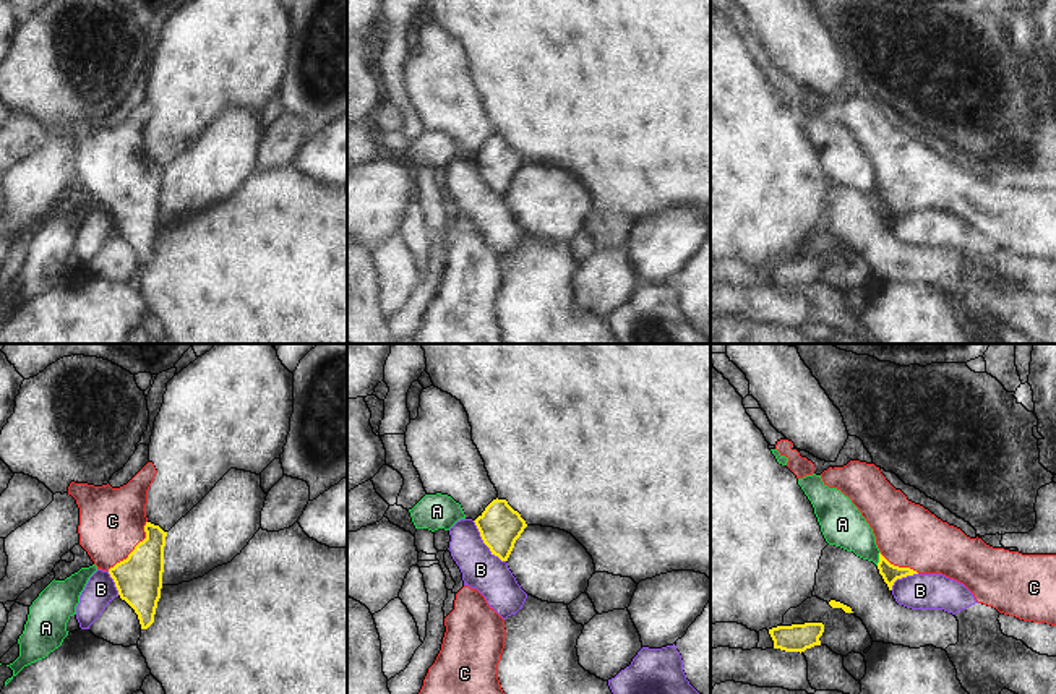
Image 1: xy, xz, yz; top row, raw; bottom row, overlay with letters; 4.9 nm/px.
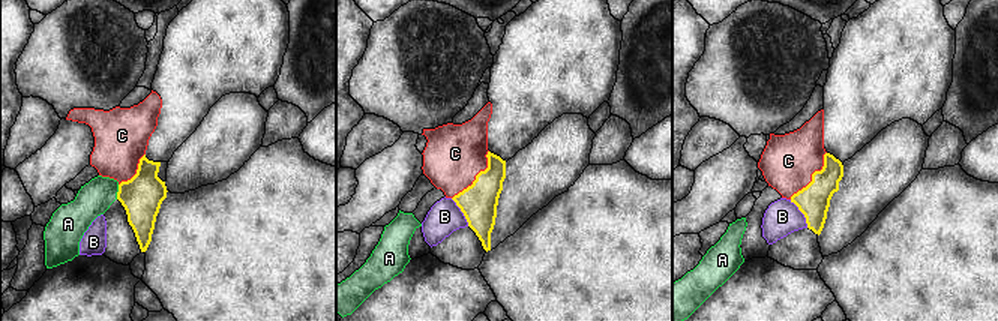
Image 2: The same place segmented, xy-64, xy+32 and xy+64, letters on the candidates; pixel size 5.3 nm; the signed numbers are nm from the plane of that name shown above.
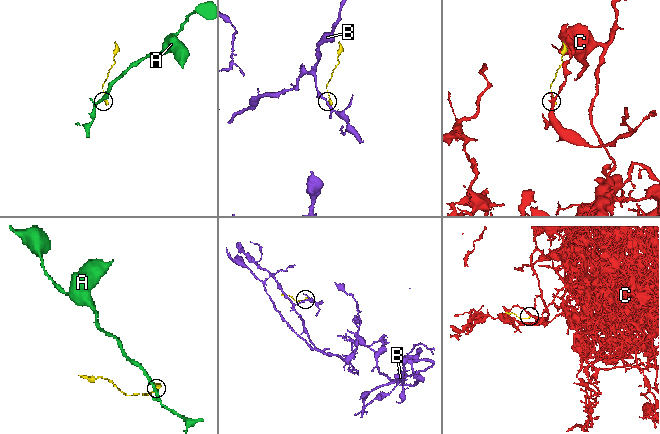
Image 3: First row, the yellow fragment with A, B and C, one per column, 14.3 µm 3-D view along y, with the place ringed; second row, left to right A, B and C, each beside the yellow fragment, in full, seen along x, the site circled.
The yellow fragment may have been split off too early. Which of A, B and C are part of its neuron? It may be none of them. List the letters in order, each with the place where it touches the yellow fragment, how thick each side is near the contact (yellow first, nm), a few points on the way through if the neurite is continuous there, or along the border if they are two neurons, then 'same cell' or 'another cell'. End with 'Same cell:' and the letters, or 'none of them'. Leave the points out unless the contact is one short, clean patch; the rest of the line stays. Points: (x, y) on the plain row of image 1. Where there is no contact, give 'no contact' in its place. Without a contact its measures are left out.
A: yz (880, 195) | 90/220 nm | along yz (880, 188), (876, 201) | another cell
B: xz (484, 179) | 220/190 nm | along xz (472, 158), (482, 179), (505, 198) | another cell
C: xy (135, 185) | 240/320 nm | across xy (138, 216), (135, 185), (112, 162), (112, 158) | same cell
Same cell: C

